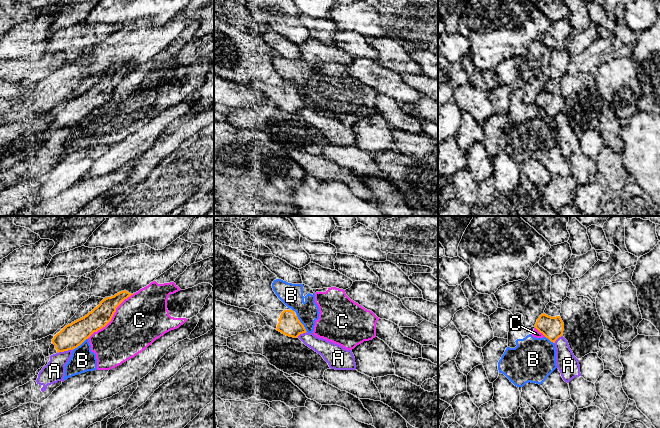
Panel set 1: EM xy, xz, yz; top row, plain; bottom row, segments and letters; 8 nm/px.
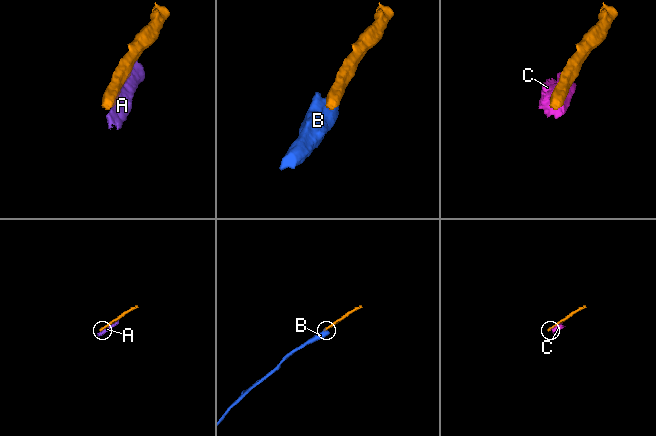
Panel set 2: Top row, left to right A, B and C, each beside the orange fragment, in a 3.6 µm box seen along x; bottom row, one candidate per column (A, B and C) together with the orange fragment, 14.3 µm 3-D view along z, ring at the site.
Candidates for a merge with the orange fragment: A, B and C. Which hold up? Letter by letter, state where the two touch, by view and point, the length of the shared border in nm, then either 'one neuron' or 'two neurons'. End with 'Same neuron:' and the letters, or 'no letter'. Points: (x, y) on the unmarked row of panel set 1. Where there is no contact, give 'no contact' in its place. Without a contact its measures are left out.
A: meets orange in xy at (65, 126); contact 130 nm long; two neurons
B: meets orange in xz at (302, 100); contact 160 nm long; two neurons
C: meets orange in xy at (112, 92); contact 550 nm long; two neurons
Same neuron: no letter

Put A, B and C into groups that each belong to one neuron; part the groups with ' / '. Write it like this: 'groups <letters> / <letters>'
groups A / B C

